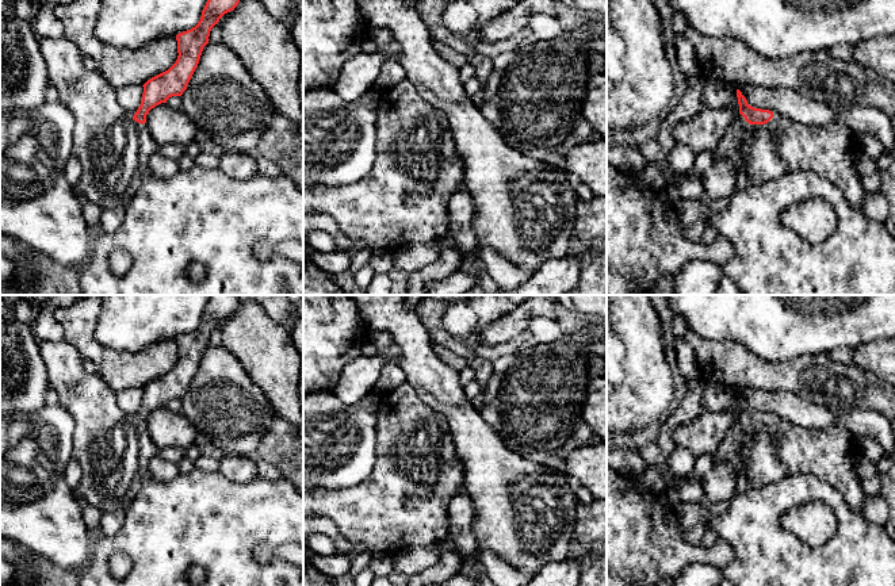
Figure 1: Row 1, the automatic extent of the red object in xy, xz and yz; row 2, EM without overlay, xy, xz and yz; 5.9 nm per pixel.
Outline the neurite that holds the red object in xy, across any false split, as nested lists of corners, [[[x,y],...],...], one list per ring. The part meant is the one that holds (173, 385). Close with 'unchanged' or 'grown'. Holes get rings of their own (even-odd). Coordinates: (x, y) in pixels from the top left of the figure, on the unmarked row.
[[[210,295],[198,328],[176,338],[179,356],[176,365],[168,374],[152,380],[142,388],[141,409],[133,421],[118,406],[115,394],[107,387],[106,382],[99,375],[88,374],[84,369],[83,359],[72,344],[66,340],[58,342],[38,341],[49,384],[58,395],[58,405],[74,418],[72,459],[83,470],[81,480],[73,490],[77,499],[85,499],[89,506],[103,513],[127,510],[138,495],[139,489],[150,479],[149,463],[158,452],[149,436],[146,418],[156,409],[167,406],[169,401],[183,398],[198,371],[203,351],[209,346],[211,332],[225,317],[233,314],[238,306],[238,295]]]; grown

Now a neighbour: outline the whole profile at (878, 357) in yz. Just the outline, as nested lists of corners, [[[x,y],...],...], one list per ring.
[[[895,338],[877,340],[856,348],[852,364],[895,387]]]

